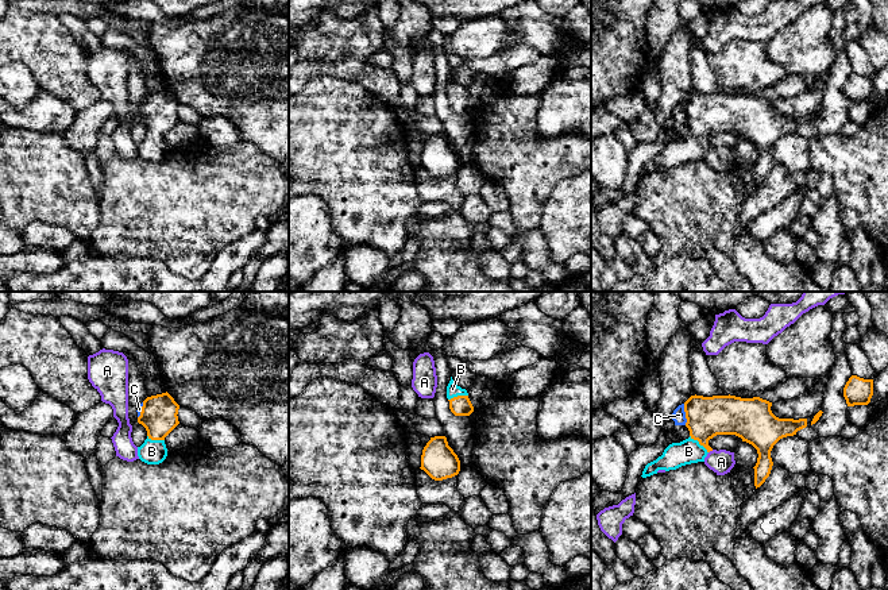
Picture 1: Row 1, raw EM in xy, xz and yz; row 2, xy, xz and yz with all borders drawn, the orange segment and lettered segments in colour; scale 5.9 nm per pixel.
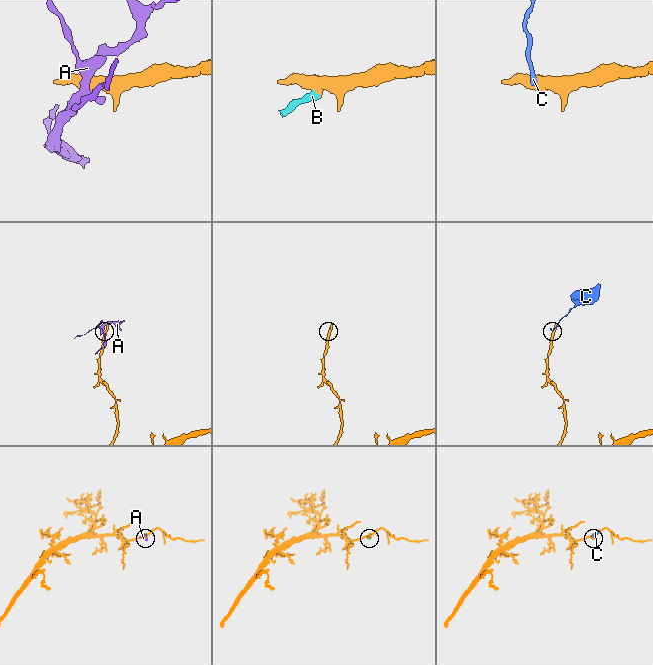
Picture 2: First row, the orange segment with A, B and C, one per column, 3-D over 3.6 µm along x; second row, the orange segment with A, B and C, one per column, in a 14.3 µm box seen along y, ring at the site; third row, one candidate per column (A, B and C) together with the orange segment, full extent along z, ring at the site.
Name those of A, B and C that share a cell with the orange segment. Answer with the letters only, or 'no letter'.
B

